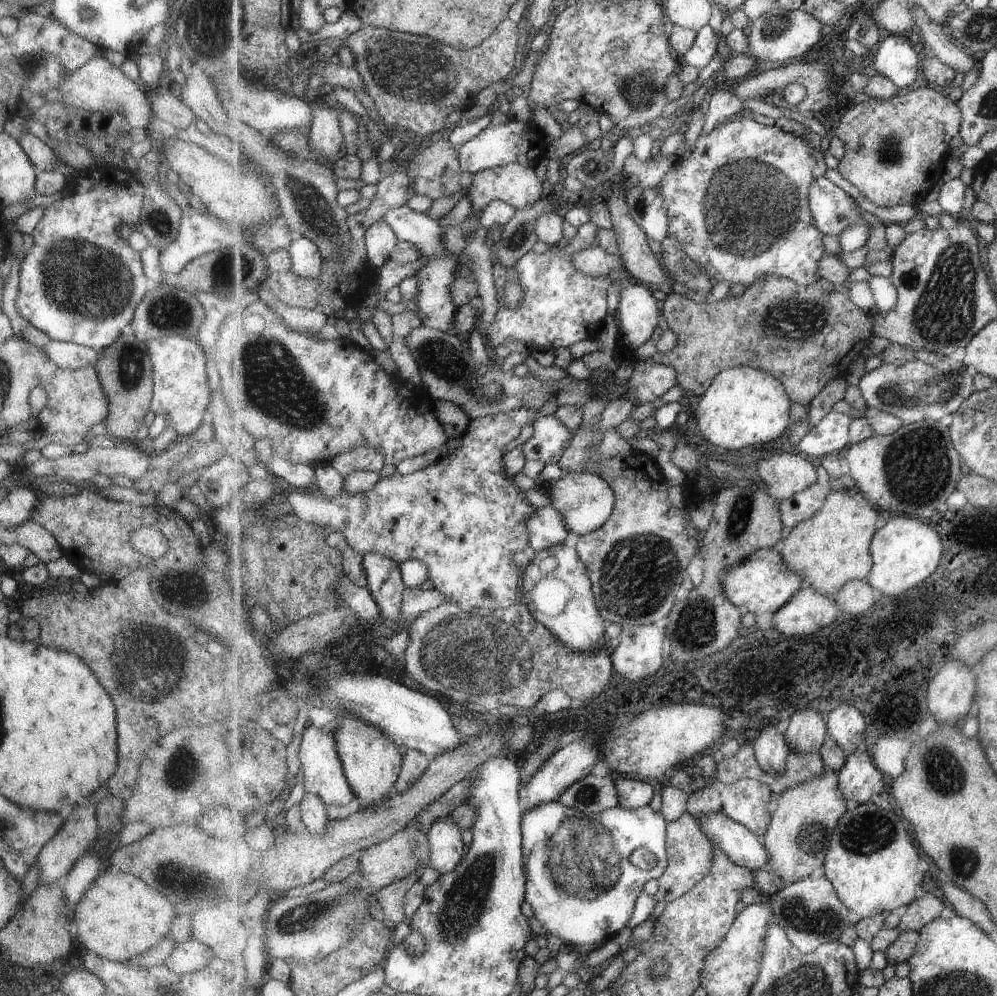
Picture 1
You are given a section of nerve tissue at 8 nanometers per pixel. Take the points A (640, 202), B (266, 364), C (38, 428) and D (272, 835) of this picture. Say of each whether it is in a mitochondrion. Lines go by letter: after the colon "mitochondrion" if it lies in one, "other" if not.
A: mitochondrion
B: mitochondrion
C: other
D: other

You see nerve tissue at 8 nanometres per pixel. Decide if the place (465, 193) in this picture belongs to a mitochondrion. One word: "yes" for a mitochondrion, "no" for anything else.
no

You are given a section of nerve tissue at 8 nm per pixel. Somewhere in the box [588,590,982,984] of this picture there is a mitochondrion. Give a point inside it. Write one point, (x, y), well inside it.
(805, 917)

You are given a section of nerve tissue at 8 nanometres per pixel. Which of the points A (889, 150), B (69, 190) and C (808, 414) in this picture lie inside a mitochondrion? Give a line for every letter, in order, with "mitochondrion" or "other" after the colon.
A: mitochondrion
B: other
C: other

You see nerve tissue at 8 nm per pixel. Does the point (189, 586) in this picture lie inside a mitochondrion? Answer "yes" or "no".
yes

